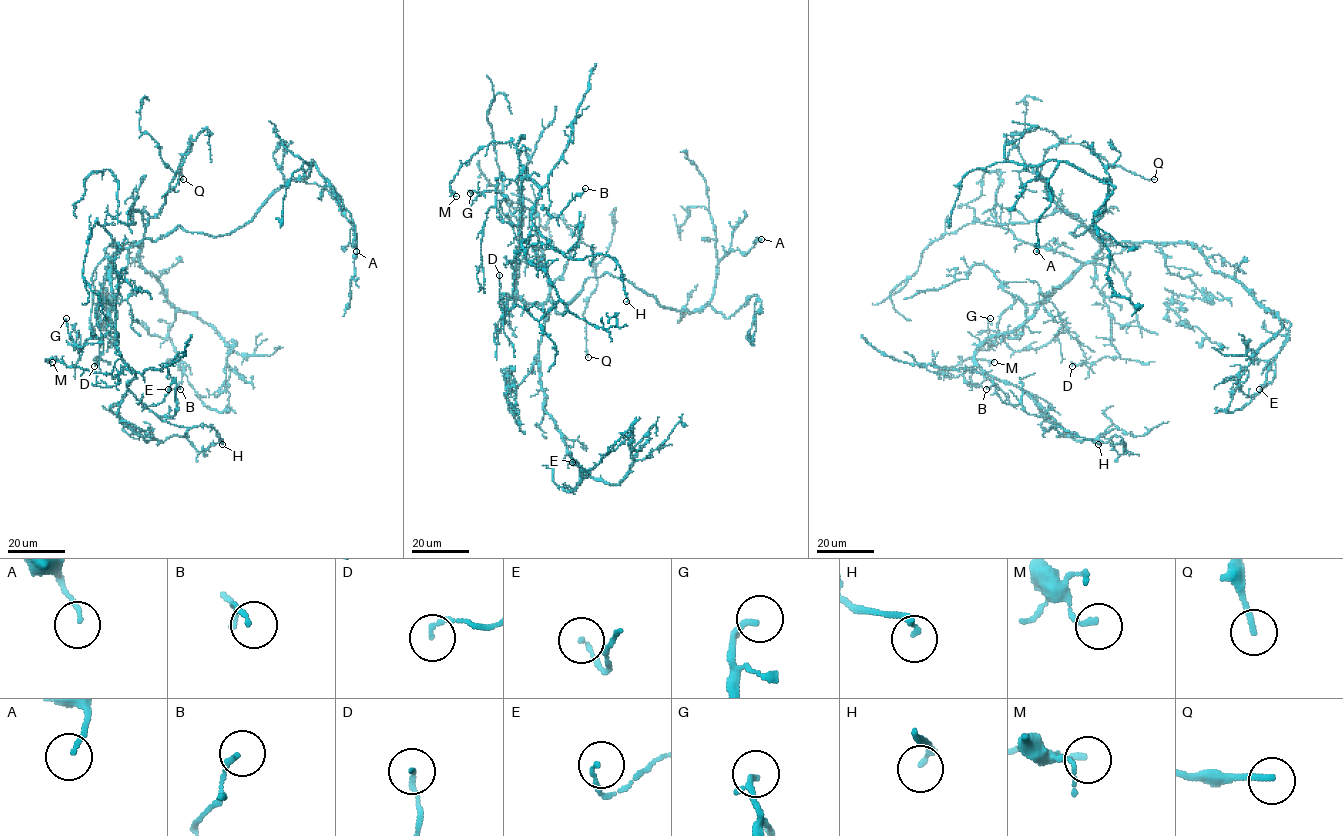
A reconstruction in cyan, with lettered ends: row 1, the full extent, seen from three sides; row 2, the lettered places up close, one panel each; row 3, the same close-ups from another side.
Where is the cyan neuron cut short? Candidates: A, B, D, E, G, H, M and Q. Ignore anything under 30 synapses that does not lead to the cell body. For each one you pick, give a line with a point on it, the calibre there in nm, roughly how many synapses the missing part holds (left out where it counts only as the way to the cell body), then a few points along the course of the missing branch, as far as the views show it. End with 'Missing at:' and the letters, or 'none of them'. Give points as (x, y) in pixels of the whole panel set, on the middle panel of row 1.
Missing at: none of them

